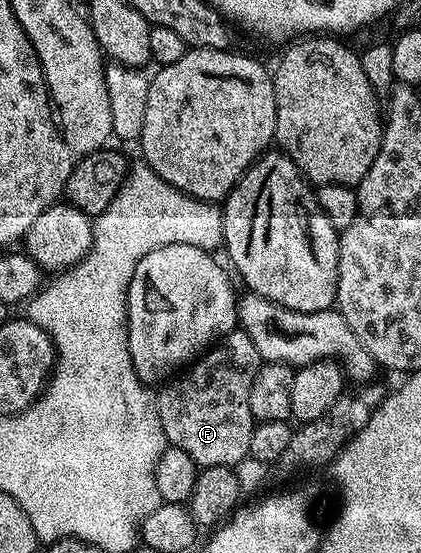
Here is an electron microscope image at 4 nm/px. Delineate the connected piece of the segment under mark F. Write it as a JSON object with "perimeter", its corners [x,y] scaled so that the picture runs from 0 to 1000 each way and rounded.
{"perimeter":[[[556,597],[513,617],[475,649],[451,656],[428,675],[432,680],[423,687],[404,685],[390,696],[394,702],[371,711],[373,747],[394,797],[413,810],[444,814],[444,821],[454,821],[454,828],[477,846],[501,843],[539,846],[563,843],[572,830],[584,830],[591,825],[596,785],[606,772],[591,734],[596,691],[606,691],[606,676],[622,656],[615,633],[606,633],[606,618],[596,618],[596,611],[582,600]]]}

